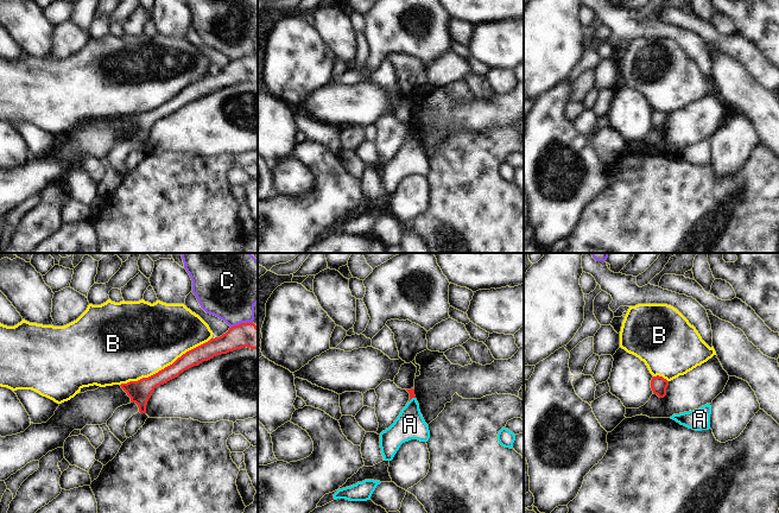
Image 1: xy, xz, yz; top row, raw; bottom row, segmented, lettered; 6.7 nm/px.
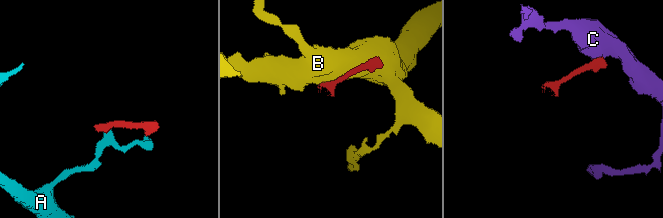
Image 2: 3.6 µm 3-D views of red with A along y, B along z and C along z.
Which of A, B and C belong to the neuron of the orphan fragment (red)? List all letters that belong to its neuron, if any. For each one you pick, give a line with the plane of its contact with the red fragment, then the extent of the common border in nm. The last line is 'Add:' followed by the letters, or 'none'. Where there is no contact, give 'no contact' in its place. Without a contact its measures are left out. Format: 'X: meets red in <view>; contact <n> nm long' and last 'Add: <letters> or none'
Add: none

